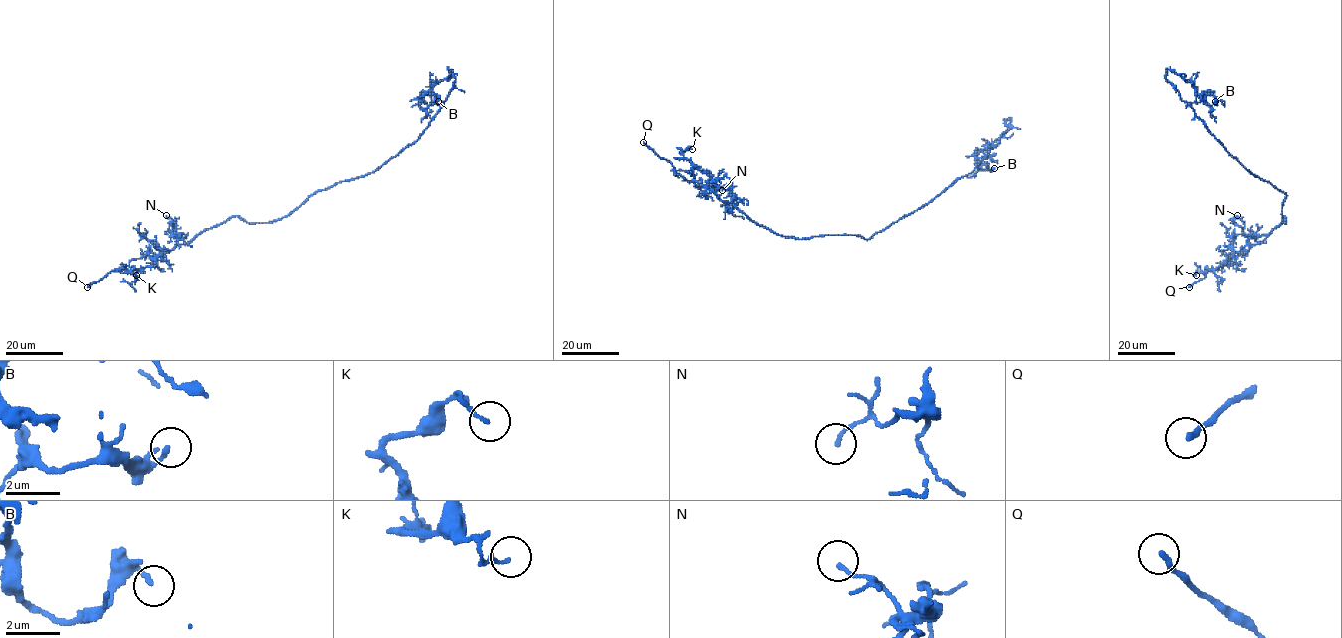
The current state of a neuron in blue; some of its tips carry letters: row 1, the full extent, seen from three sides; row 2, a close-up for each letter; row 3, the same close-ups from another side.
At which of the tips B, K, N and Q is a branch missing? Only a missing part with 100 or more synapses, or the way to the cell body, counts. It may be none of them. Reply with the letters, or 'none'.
Q

